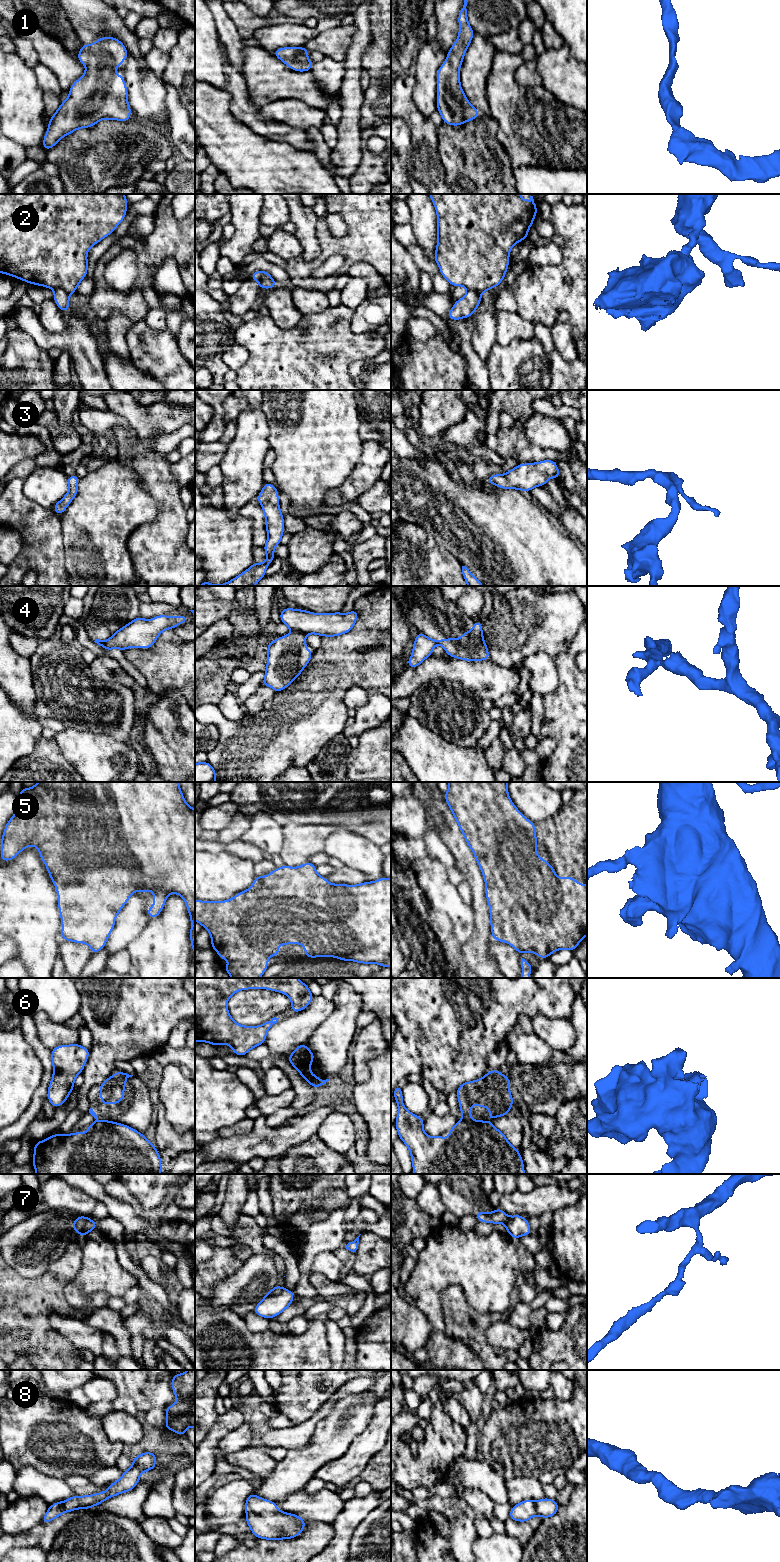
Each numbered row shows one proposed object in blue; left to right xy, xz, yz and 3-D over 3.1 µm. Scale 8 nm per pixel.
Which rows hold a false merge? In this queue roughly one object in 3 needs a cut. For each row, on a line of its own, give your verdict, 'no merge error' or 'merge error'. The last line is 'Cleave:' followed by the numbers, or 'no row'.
1: no merge error
2: merge error
3: no merge error
4: merge error
5: no merge error
6: merge error
7: merge error
8: no merge error
Cleave: 2, 4, 6, 7

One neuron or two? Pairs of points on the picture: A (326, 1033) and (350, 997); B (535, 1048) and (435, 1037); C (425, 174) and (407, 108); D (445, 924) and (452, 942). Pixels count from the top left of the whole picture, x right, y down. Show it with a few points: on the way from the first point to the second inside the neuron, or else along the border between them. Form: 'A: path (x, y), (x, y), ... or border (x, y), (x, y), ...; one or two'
A: path (332, 1024), (335, 1015), (344, 1006); one
B: border (516, 1021), (504, 1038); two
C: path (423, 158), (422, 128), (419, 124); one
D: path (445, 928), (445, 935), (448, 938); one

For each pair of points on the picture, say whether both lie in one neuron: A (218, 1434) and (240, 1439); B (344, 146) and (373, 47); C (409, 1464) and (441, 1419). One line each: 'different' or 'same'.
A: different
B: different
C: same

